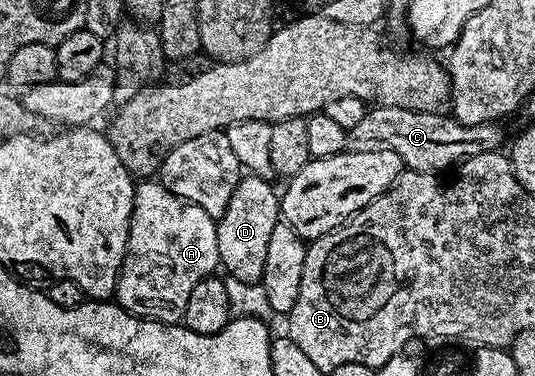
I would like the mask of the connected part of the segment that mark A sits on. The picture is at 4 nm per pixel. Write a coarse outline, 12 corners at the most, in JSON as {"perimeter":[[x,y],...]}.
{"perimeter":[[135,186],[114,300],[182,322],[220,268],[216,218]]}

